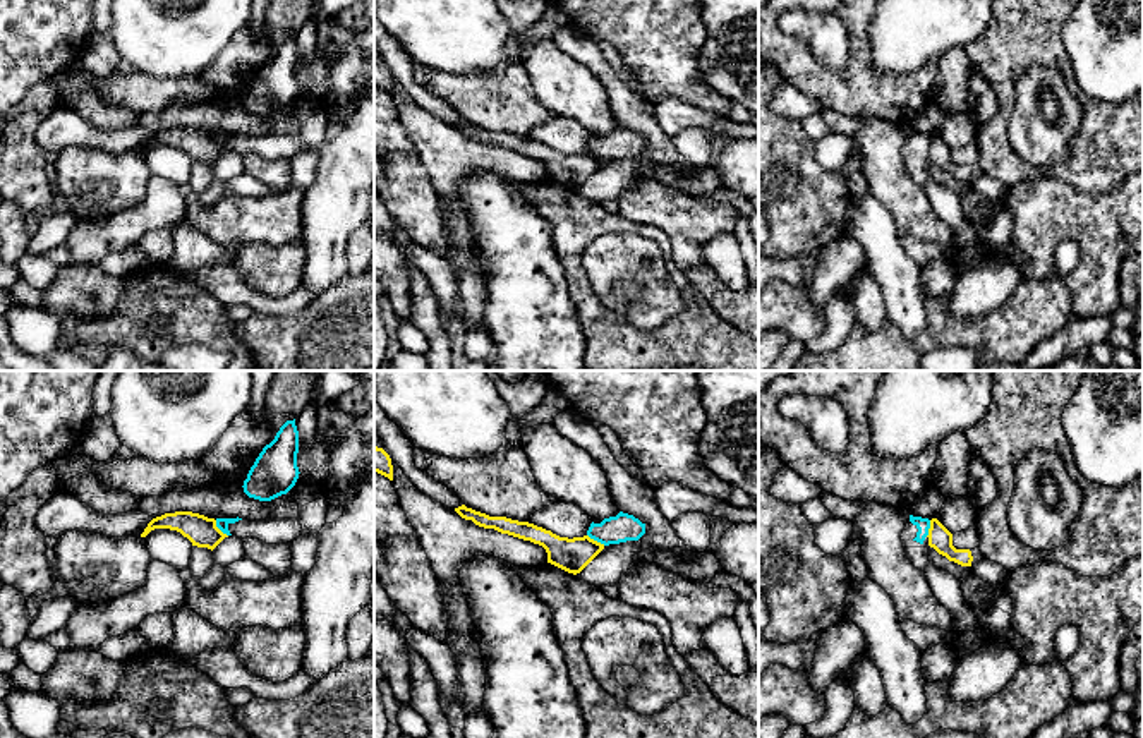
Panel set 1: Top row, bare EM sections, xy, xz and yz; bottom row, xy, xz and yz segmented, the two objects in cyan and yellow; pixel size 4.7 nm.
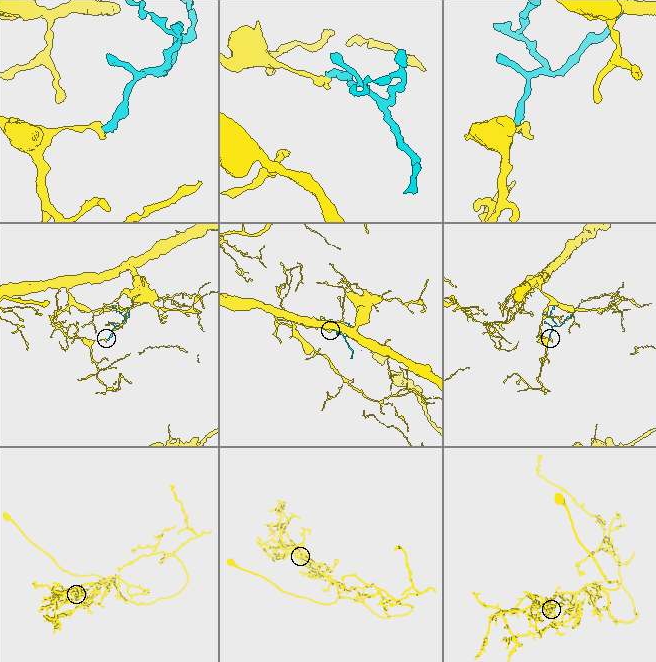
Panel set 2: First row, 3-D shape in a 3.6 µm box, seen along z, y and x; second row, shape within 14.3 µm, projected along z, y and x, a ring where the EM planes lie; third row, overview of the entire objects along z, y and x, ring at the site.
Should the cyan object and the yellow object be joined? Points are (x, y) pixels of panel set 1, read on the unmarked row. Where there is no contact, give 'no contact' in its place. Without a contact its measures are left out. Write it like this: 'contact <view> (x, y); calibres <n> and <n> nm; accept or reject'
contact xy (220, 145); calibres 60 and 140 nm; reject

